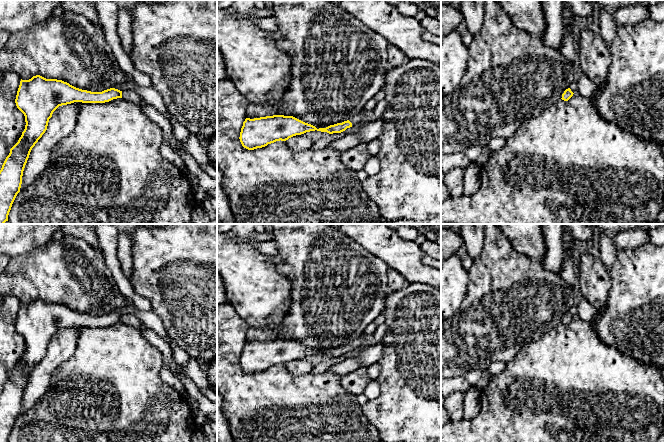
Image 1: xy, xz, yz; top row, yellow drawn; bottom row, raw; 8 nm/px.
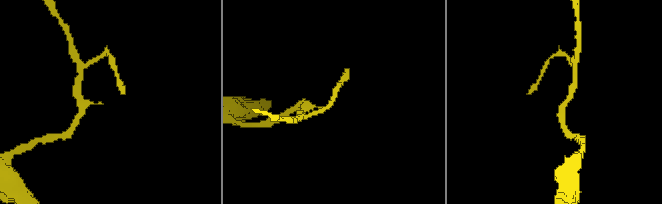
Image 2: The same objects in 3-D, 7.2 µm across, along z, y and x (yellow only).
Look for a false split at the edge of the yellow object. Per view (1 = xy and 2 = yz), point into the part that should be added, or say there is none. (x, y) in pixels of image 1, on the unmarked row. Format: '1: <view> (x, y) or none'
1: none
2: none

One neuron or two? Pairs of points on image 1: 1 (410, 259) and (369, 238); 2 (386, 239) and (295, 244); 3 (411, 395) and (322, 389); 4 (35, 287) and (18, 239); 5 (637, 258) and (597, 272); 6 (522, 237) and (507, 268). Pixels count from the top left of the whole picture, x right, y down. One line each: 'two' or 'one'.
1: one
2: two
3: two
4: two
5: two
6: two

